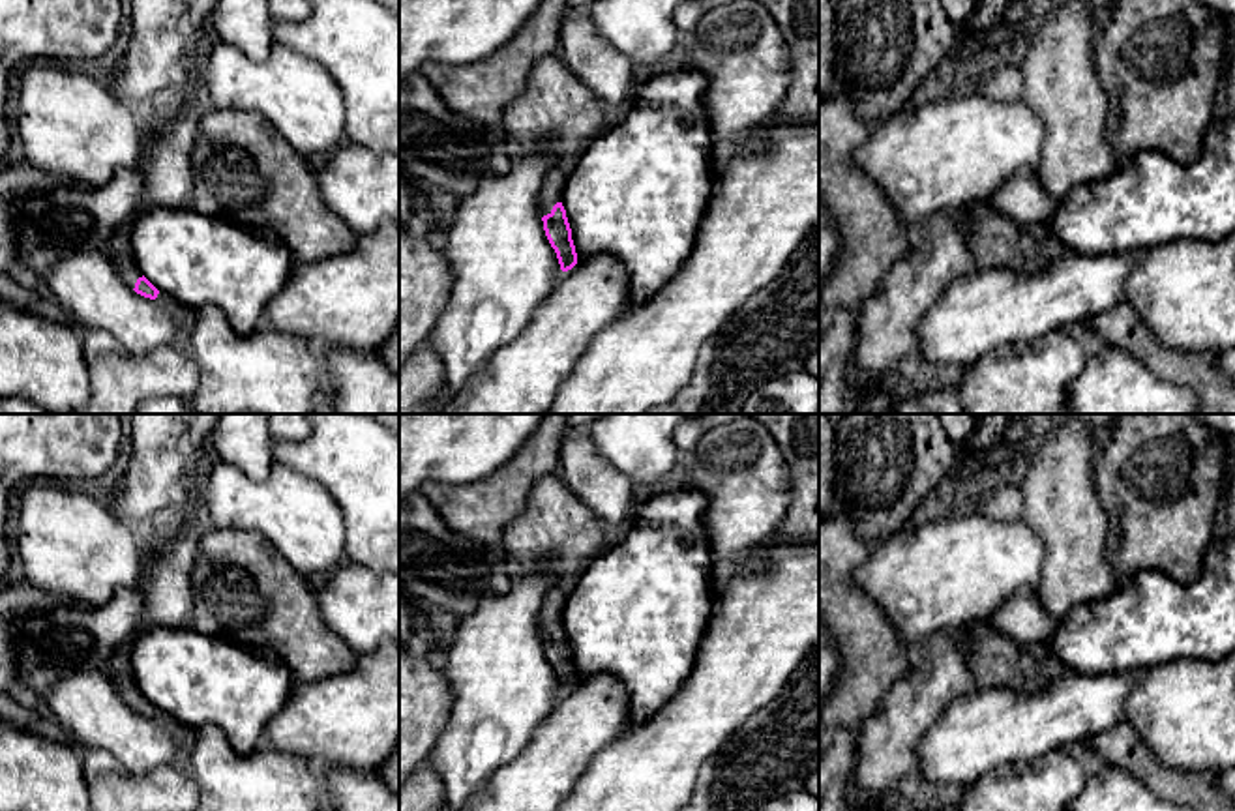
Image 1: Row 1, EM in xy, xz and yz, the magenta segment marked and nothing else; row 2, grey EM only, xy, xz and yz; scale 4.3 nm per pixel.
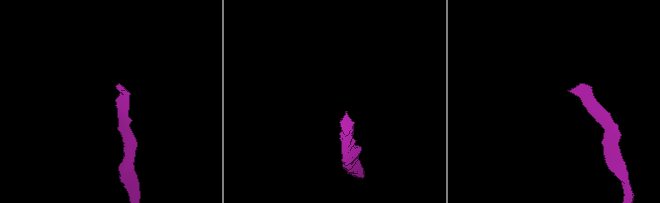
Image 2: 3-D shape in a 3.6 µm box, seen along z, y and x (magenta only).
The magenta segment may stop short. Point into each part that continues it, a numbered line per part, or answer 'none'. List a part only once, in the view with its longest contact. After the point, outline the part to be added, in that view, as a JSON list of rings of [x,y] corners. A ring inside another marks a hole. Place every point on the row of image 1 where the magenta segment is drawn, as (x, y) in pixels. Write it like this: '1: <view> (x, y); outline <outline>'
1: xz (553, 184); outline [[[553,167],[545,172],[542,191],[540,191],[540,204],[538,204],[542,217],[551,214],[557,202],[562,202],[566,180],[568,174],[558,167]]]

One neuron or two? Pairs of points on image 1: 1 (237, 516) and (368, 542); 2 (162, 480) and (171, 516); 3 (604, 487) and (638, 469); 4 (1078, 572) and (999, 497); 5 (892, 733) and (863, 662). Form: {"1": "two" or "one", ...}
{"1": "two", "2": "two", "3": "two", "4": "two", "5": "two"}

